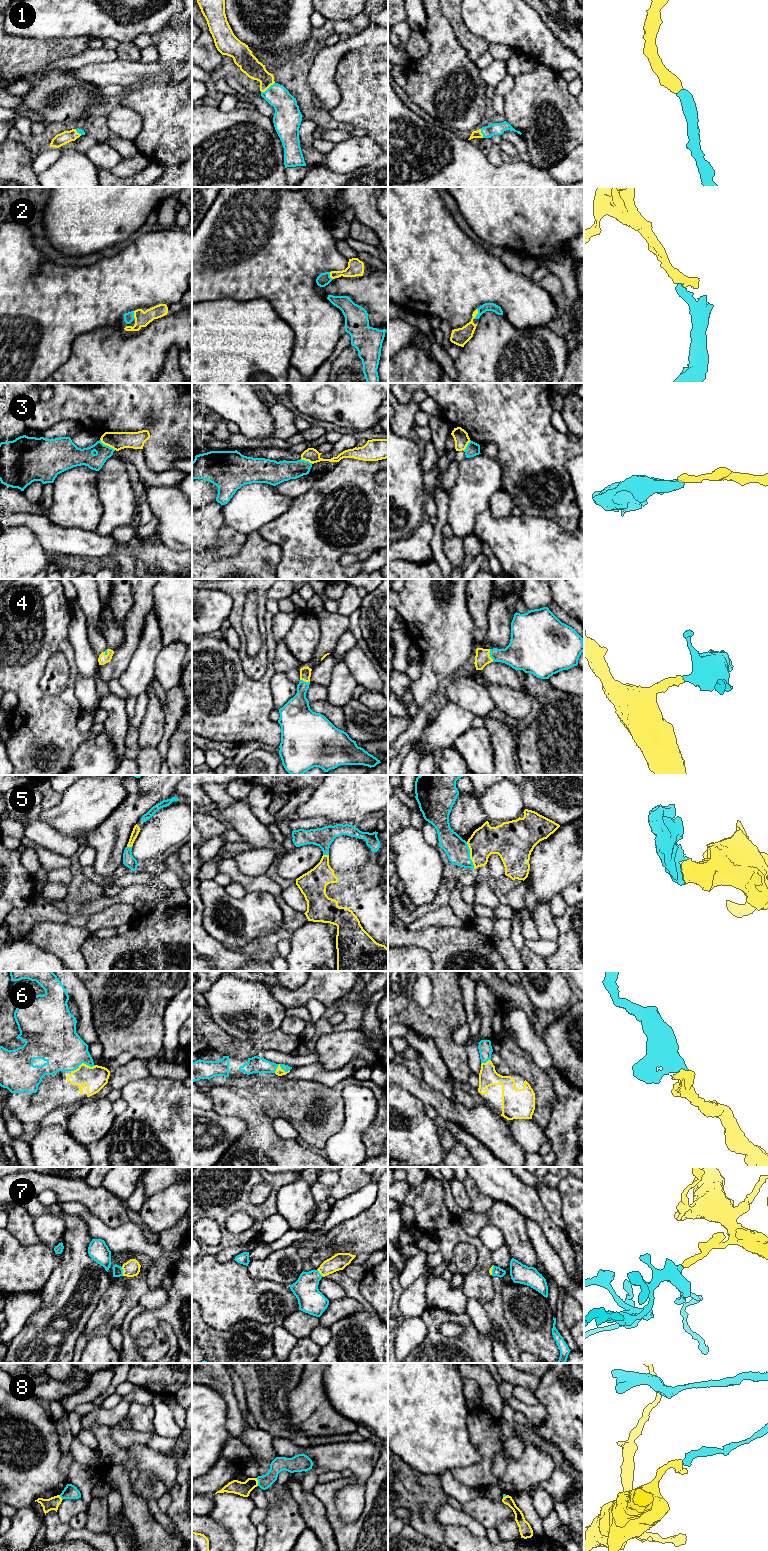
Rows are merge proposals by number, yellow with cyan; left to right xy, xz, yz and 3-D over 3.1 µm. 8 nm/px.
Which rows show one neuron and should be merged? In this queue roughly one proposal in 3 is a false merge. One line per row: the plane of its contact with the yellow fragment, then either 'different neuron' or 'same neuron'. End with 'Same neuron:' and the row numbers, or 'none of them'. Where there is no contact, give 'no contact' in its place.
1: contact in xz; same neuron
2: contact in yz; same neuron
3: contact in xy; different neuron
4: contact in yz; same neuron
5: contact in yz; same neuron
6: contact in xy; same neuron
7: contact in xy; same neuron
8: contact in xz; different neuron
Same neuron: 1, 2, 4, 5, 6, 7

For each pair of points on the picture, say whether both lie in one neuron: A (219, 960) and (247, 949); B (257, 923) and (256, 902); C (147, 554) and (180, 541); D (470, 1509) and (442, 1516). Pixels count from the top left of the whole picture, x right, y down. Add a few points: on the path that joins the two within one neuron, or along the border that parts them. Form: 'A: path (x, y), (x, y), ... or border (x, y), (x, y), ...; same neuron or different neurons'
A: border (228, 949), (250, 957); different neurons
B: path (257, 918), (256, 907); same neuron
C: border (155, 531), (164, 544), (172, 549), (181, 551); different neurons
D: border (460, 1510), (483, 1524); different neurons

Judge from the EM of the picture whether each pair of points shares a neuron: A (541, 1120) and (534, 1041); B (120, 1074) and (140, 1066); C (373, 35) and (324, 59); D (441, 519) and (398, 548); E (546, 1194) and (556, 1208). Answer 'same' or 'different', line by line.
A: different
B: same
C: same
D: different
E: same

